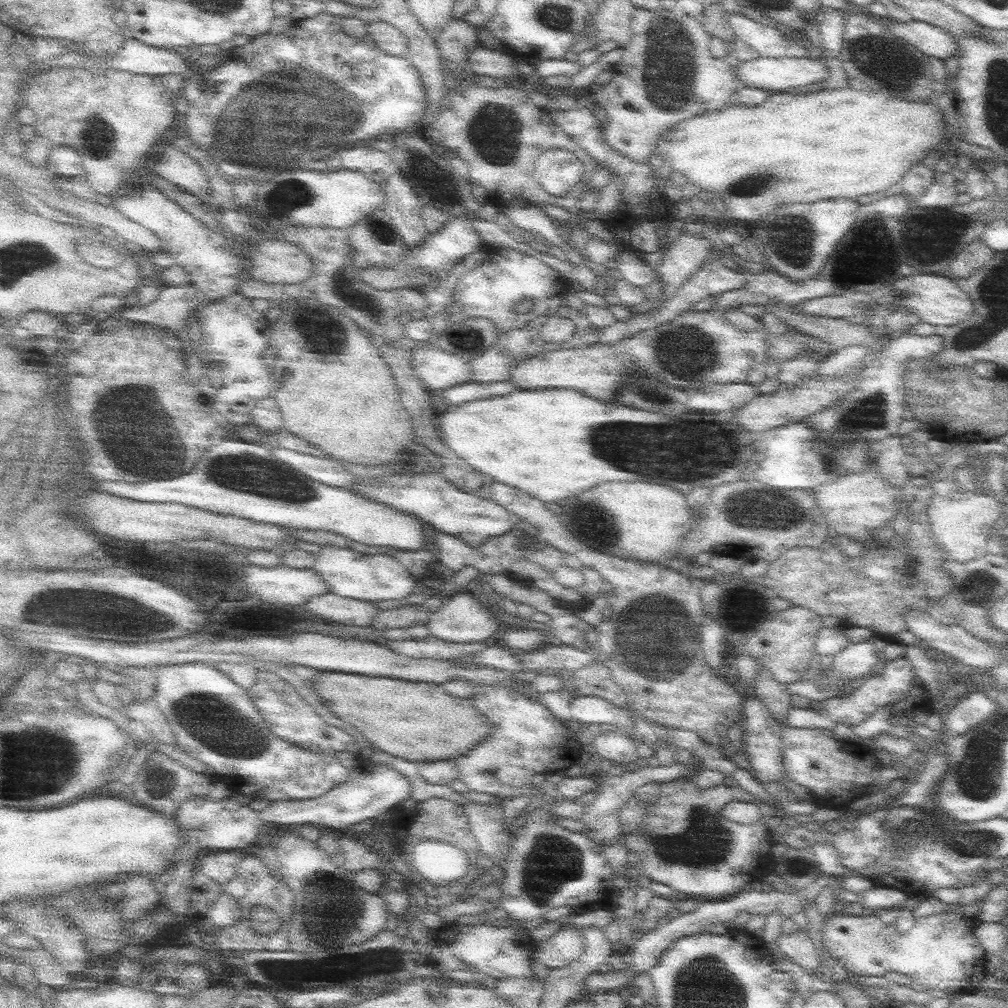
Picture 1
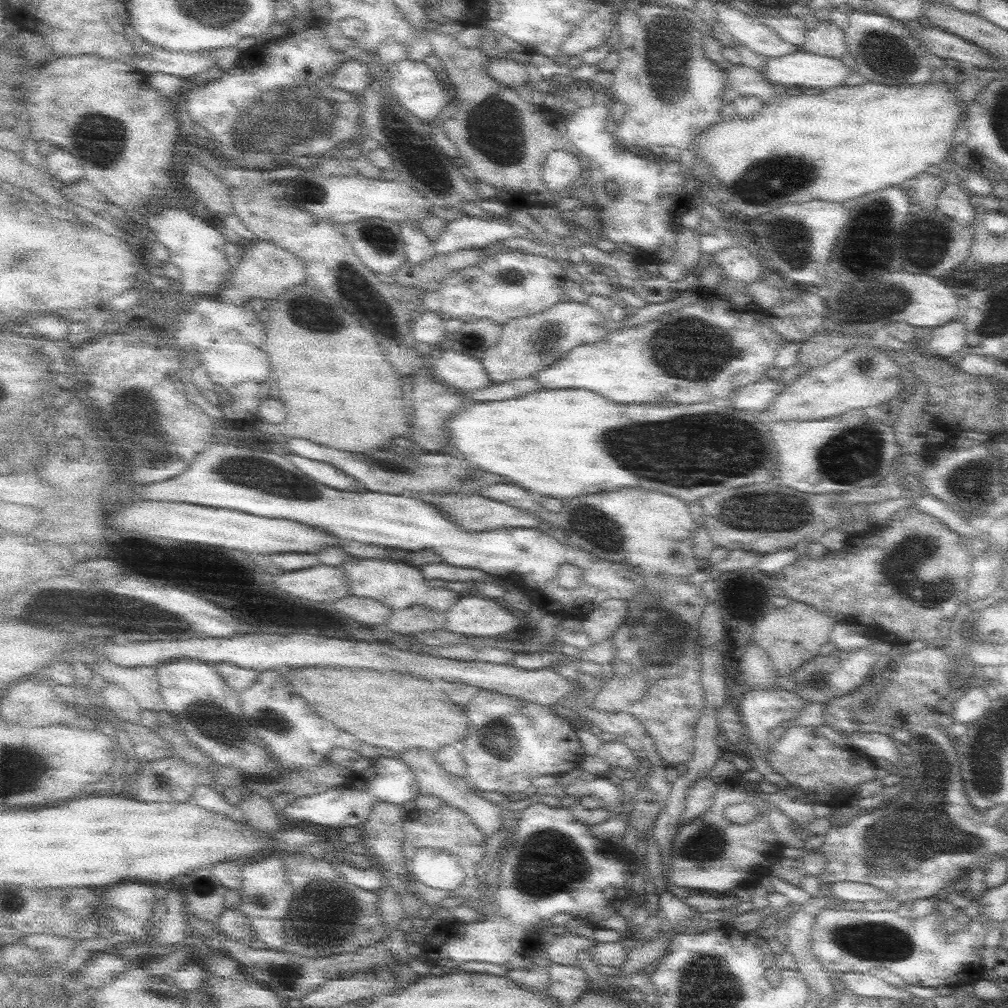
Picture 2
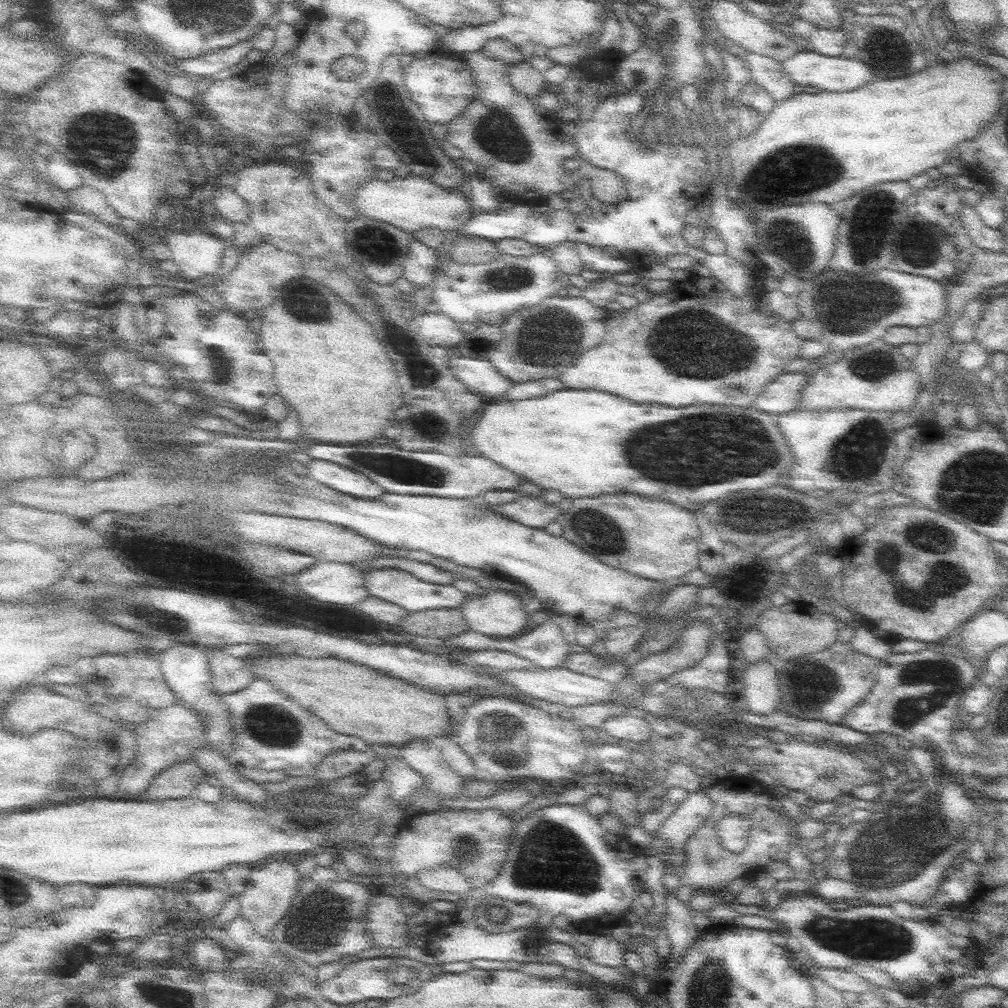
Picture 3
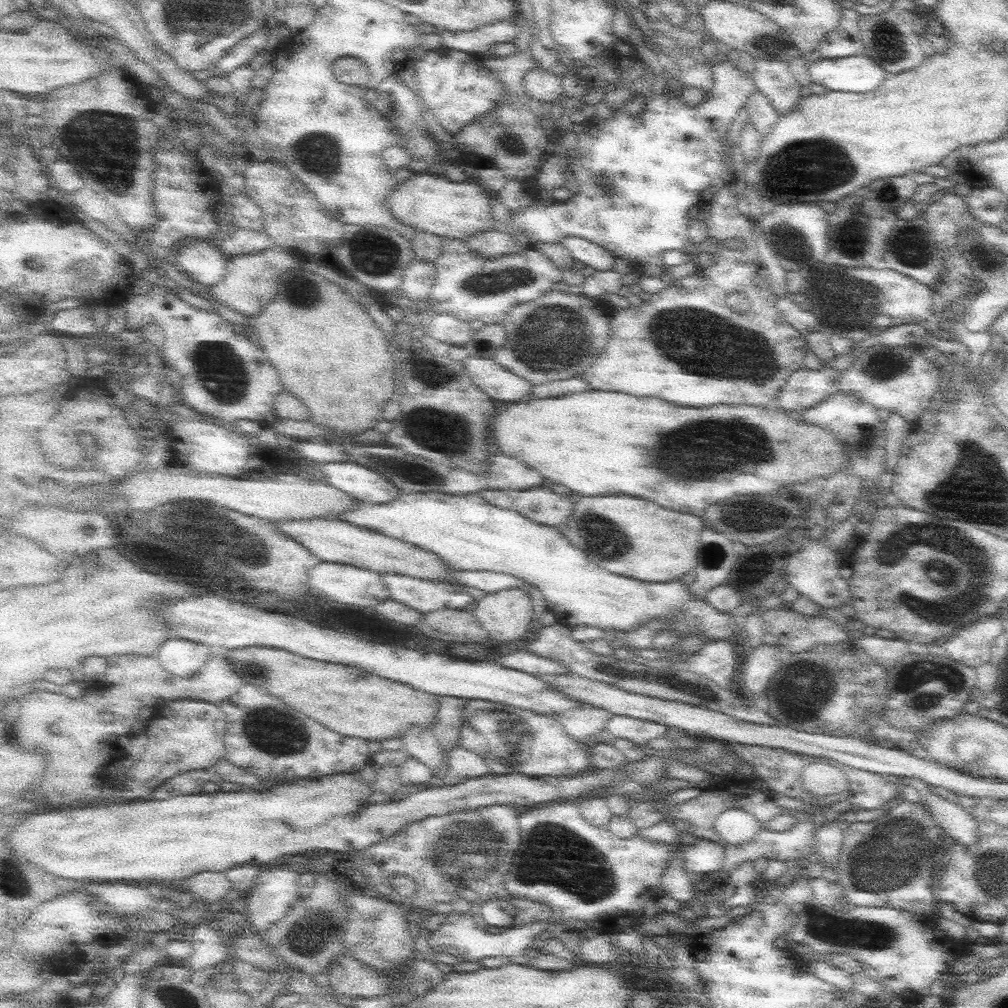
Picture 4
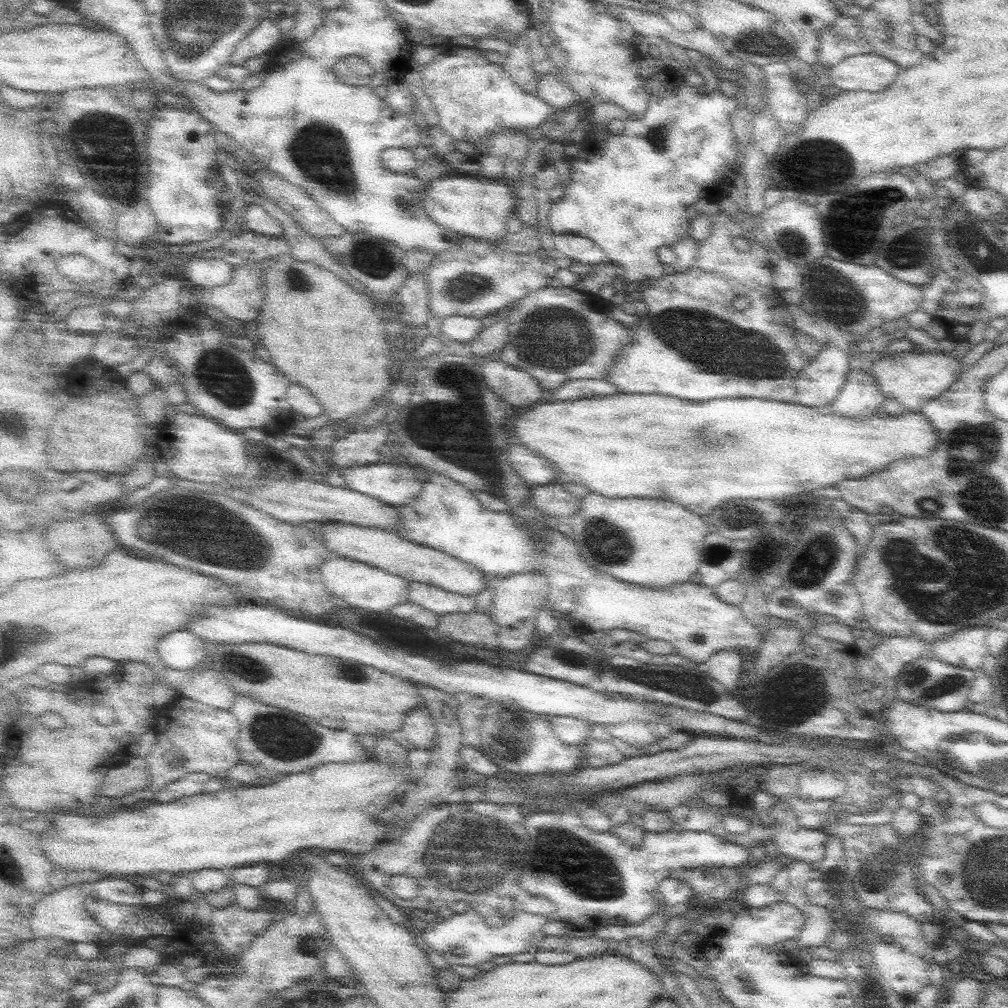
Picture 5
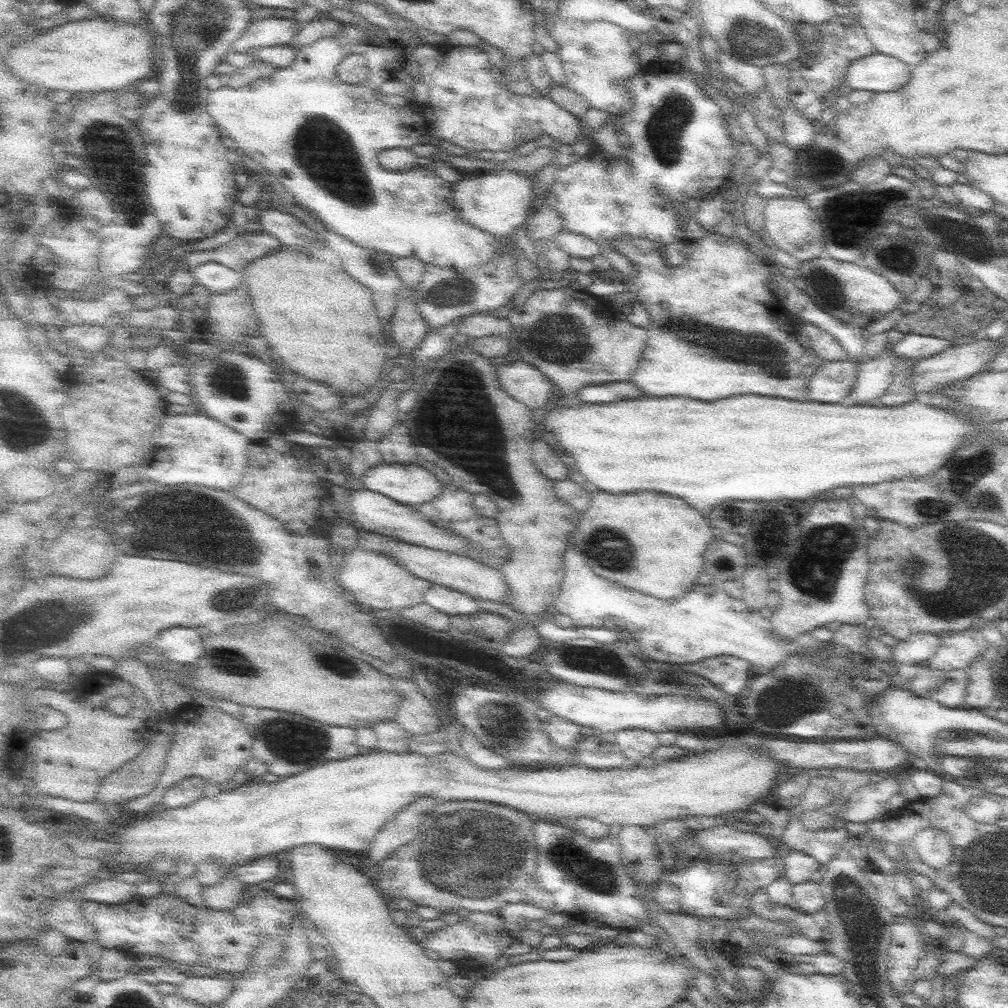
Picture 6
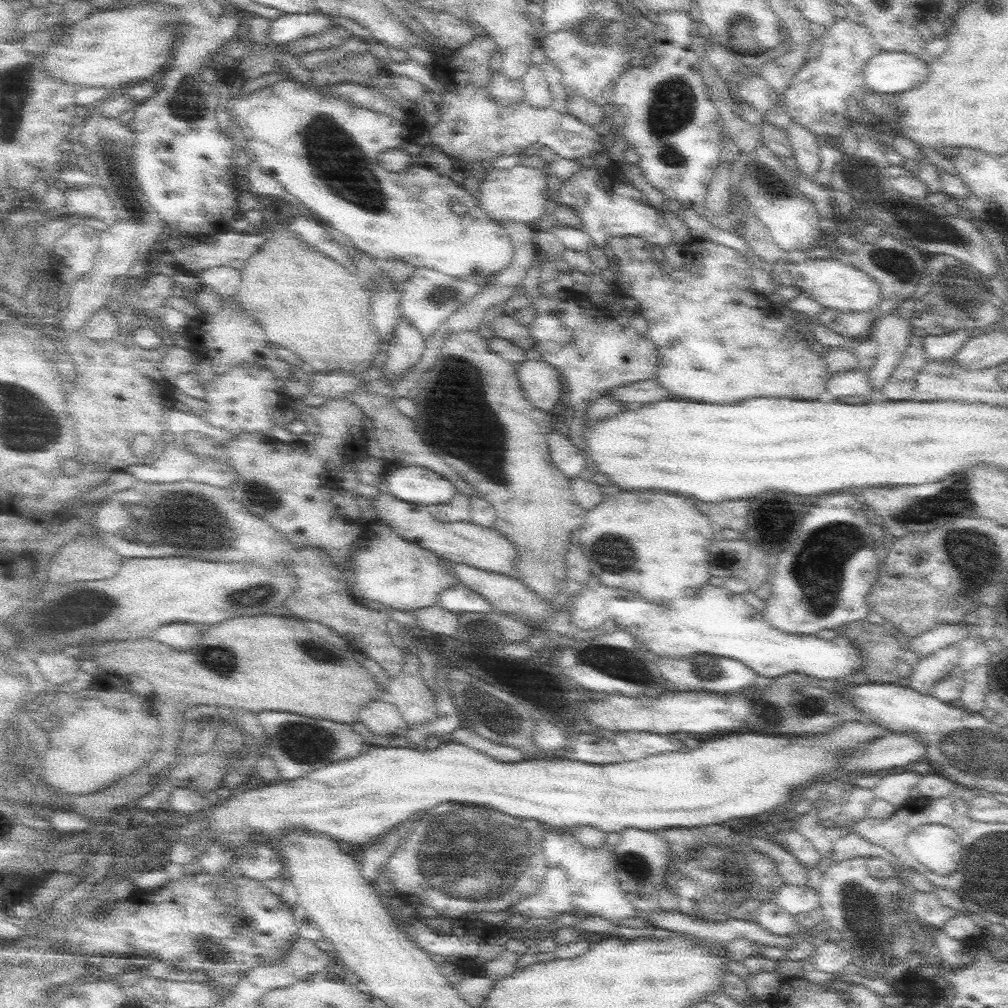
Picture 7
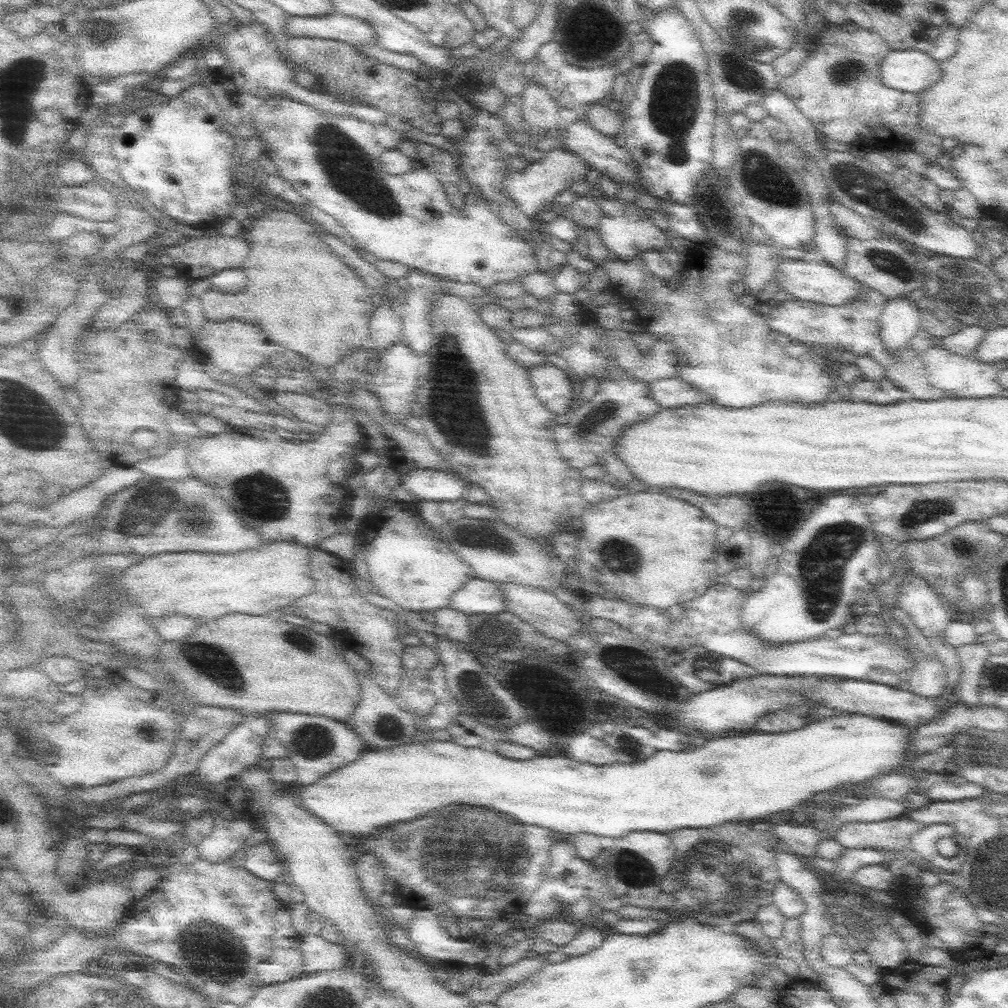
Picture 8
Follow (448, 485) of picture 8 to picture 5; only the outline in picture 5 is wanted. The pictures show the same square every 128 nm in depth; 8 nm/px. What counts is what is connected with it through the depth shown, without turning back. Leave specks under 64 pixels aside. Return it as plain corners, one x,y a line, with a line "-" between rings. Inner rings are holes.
378,462
364,466
344,467
340,468
338,472
346,480
348,488
362,494
368,494
368,496
394,507
401,507
412,502
422,493
422,487
424,487
424,474
418,474
416,468
405,463

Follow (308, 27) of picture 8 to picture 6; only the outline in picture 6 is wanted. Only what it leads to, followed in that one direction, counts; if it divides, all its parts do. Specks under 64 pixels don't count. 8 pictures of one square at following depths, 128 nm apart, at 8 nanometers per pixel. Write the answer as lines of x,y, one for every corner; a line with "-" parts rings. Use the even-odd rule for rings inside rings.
272,16
253,20
246,33
242,34
235,43
234,52
247,54
253,49
266,48
266,46
283,46
291,42
301,28
302,24
294,18

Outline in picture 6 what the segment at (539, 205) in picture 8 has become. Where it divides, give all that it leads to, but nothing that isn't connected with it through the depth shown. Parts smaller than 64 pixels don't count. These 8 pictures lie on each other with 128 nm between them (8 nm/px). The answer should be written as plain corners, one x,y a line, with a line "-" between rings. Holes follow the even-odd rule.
491,165
483,172
464,175
464,178
452,184
452,208
468,224
496,236
502,244
510,244
510,236
519,226
524,226
534,214
536,199
532,176
530,174
499,168
-
462,210
462,213
460,213

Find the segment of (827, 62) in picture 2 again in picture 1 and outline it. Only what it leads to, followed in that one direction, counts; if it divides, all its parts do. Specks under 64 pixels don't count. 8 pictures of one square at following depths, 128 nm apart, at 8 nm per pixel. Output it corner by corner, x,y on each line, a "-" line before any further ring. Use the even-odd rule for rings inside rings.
760,57
751,62
740,61
735,70
735,79
744,87
764,88
770,93
784,92
790,88
798,86
808,86
808,84
818,84
828,80
829,73
822,58
812,60
812,58
765,58

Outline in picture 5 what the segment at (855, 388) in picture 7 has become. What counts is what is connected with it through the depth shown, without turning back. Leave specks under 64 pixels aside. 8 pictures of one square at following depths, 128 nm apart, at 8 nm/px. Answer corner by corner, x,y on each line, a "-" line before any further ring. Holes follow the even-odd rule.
832,343
819,348
818,352
812,357
812,362
800,371
800,375
794,381
796,392
798,392
798,404
810,406
810,408
812,406
822,408
831,405
832,401
838,397
840,389
846,384
850,370
850,356
845,348
836,347

